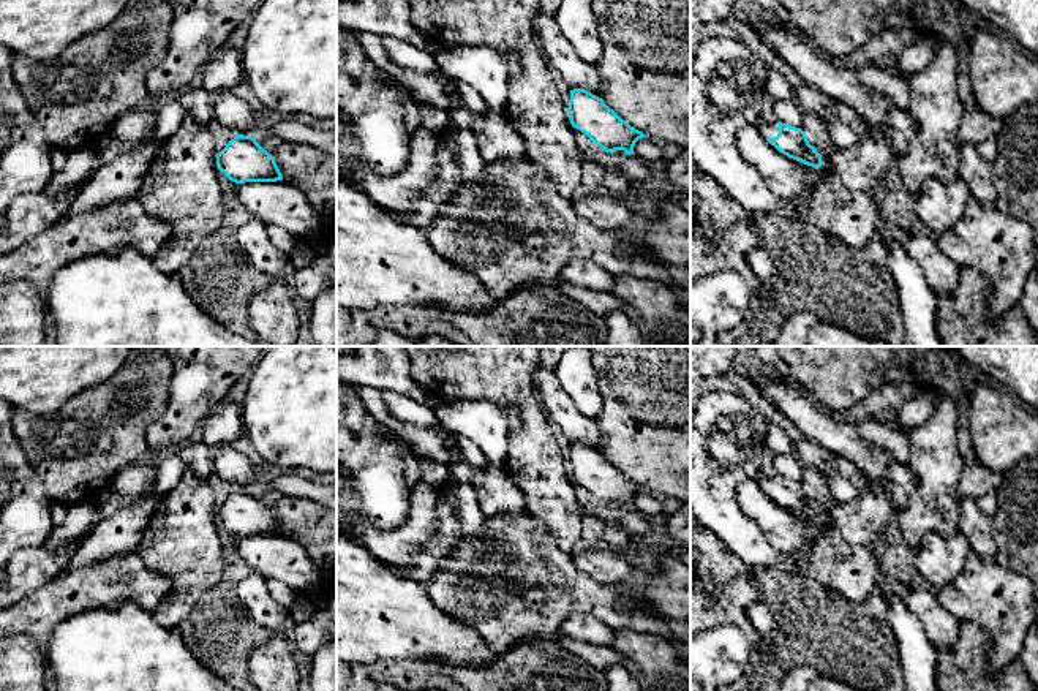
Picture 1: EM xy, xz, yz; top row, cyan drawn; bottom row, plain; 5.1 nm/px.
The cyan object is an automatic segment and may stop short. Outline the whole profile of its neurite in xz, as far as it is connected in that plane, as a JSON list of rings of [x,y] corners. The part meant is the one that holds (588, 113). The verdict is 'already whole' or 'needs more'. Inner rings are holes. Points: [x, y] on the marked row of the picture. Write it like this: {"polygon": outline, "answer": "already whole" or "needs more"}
{"polygon": [[[585,89],[570,90],[567,112],[574,128],[610,153],[624,150],[630,155],[635,142],[646,138],[610,109],[602,98]]], "answer": "already whole"}

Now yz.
{"polygon": [[[758,122],[757,130],[763,138],[774,145],[780,153],[818,169],[822,155],[809,144],[806,133],[801,128],[785,125],[782,122]]], "answer": "needs more"}

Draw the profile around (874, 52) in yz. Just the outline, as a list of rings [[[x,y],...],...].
[[[910,28],[886,30],[852,52],[842,63],[856,73],[866,65],[893,66],[901,52],[913,44],[916,33]]]

